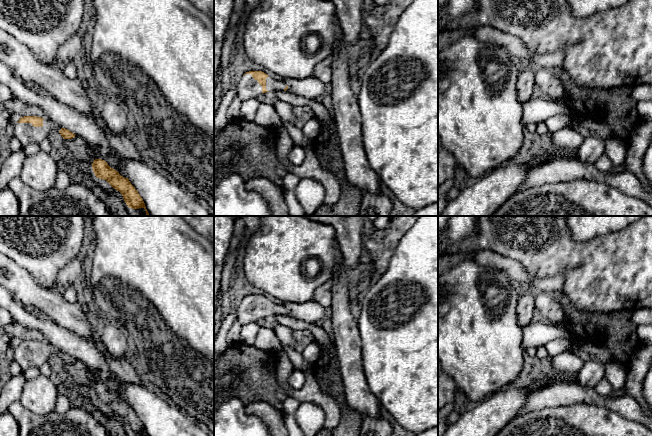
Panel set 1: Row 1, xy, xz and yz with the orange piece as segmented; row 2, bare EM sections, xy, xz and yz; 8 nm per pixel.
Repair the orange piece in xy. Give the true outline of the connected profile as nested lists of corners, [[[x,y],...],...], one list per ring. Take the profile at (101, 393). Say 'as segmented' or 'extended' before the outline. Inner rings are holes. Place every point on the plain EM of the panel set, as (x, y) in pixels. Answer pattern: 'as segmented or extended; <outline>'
as segmented; [[[95,383],[92,387],[92,393],[97,402],[106,404],[114,413],[122,418],[129,432],[144,432],[145,435],[148,436],[142,421],[129,403],[121,400],[119,396],[111,392],[106,385]]]

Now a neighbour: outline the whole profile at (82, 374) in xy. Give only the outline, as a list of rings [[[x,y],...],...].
[[[75,359],[72,363],[64,363],[65,371],[73,378],[73,381],[80,386],[88,387],[92,392],[92,387],[95,383],[102,383],[107,388],[119,396],[121,400],[127,402],[123,395],[121,381],[119,379],[105,379],[97,370],[91,369],[83,361]]]

